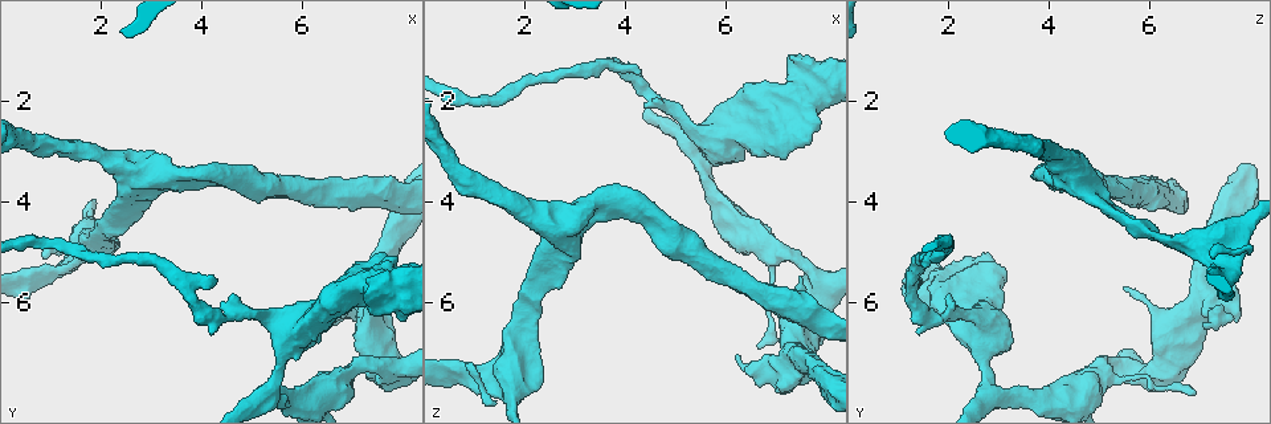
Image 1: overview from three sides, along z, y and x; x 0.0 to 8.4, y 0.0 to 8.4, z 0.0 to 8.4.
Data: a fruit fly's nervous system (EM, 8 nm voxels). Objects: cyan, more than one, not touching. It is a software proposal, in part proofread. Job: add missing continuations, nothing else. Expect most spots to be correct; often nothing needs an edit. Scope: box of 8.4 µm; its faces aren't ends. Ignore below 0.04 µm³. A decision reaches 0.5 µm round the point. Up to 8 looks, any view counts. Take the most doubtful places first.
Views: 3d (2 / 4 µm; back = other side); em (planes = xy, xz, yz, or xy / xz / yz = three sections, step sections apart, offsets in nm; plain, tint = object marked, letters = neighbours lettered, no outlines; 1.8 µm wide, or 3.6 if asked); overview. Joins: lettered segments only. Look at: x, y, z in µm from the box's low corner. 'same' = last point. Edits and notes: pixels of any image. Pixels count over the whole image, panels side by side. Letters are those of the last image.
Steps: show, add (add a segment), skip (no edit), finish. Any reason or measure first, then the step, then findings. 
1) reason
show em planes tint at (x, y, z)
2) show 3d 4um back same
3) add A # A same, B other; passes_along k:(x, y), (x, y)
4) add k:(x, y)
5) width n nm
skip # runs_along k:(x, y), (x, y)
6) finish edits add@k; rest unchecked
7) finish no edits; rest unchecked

free end
show 3d 4um at (6.25, 6.40, 7.05)

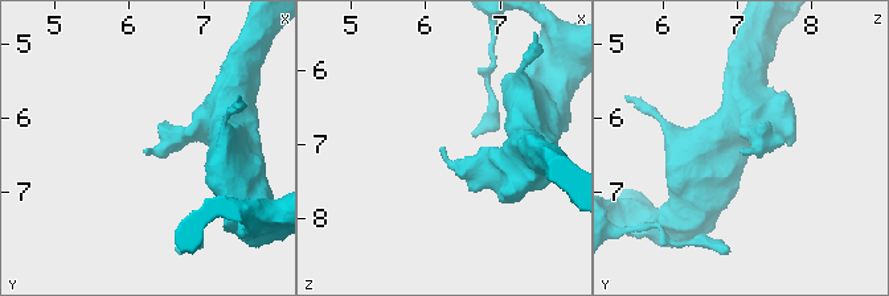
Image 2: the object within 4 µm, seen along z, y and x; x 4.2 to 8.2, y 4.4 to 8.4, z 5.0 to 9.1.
show em planes letters at (6.20, 6.40, 7.05)

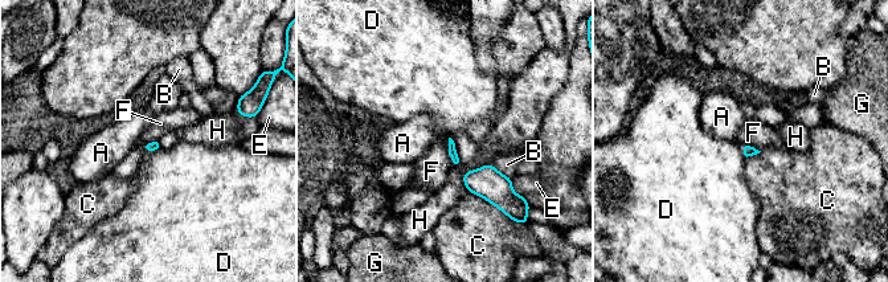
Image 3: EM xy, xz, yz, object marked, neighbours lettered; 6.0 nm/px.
longest_contact C 240 nm
skip # A other, B other, C other, D other, E other, F other, G other, H other; border 3:(447, 138), (447, 154), (453, 167); none of them fits

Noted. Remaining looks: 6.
show 3d 4um at (1.15, 4.90, 7.95)

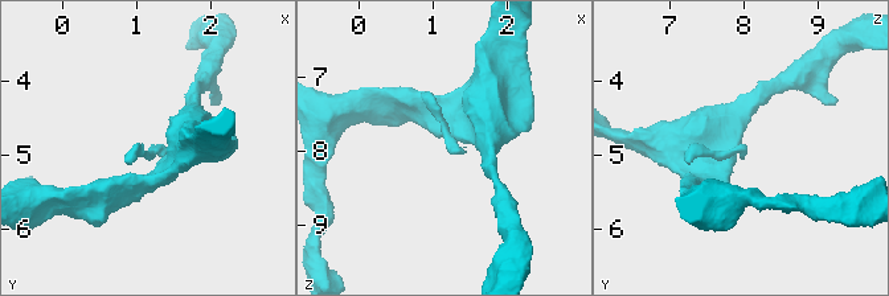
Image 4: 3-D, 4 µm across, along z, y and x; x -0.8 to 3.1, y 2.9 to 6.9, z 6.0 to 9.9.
need the tissue
show em xz step 16 letters at (1.20, 4.85, 7.95)

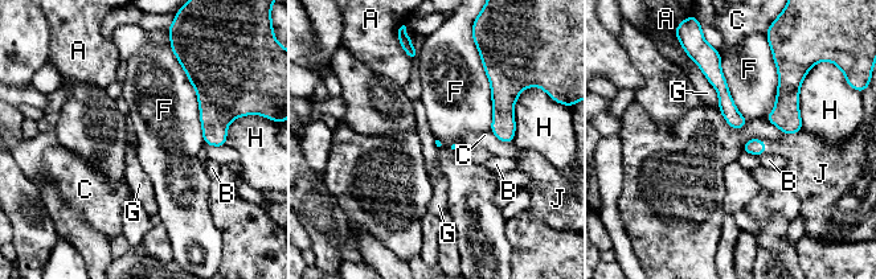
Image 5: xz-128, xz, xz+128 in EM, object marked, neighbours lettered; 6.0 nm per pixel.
show em planes letters same

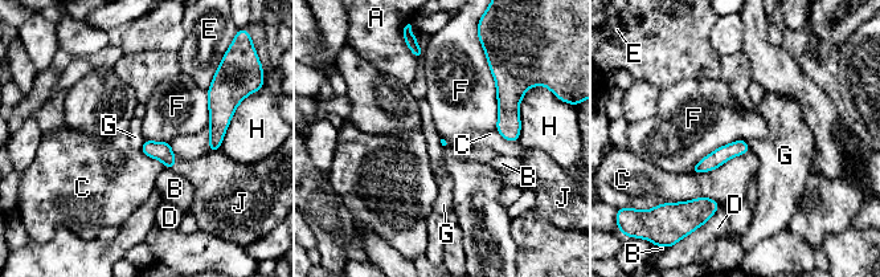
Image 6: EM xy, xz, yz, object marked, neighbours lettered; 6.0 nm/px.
skip # A other, B other, C other, D other, E other, F other, G other, H other, J other; runs_along 6:(745, 149), (733, 149), (695, 170); no lettered segment goes on from it

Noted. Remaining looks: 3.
touches itself
show 3d 4um at (2.80, 4.20, 5.40)

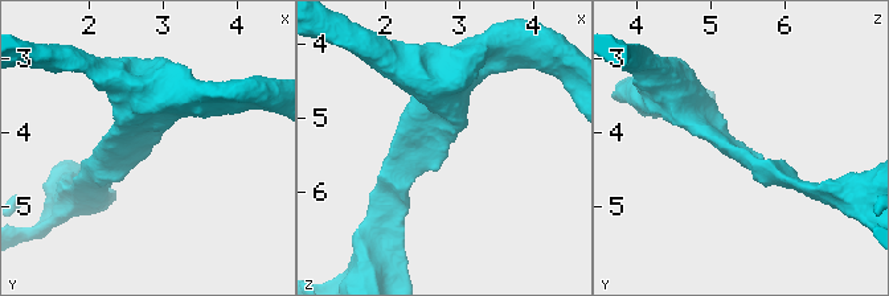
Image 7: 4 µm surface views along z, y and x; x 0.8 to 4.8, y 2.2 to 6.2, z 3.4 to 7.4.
shape alone is not enough
show em yz step 4 tint at (2.75, 4.15, 5.45)

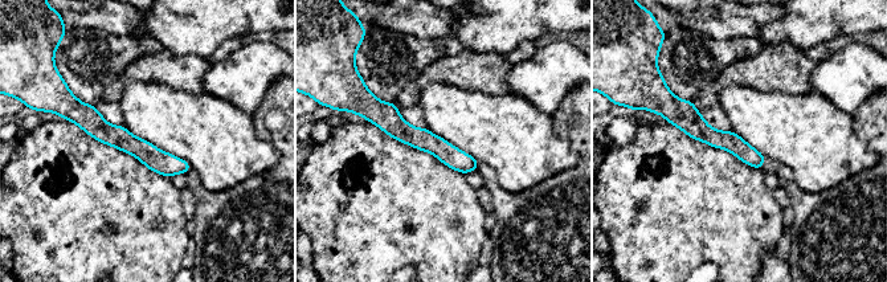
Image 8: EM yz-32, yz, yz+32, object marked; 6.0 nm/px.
cut it another way
show em planes letters same

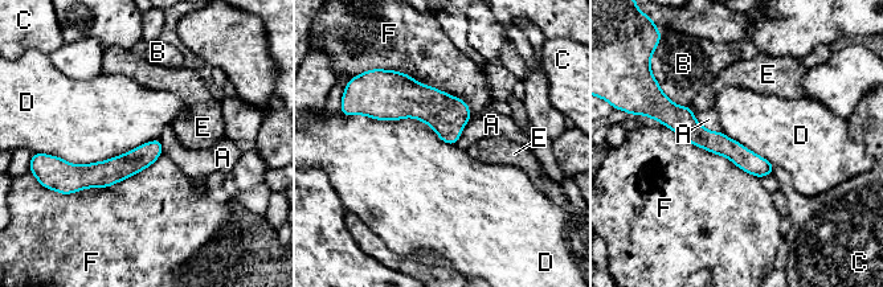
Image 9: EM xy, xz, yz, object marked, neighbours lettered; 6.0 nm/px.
width 140 nm
skip # A other, B other, C other, D other, E other, F other; none of them fits

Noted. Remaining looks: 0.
finish no edits; rest unchecked

